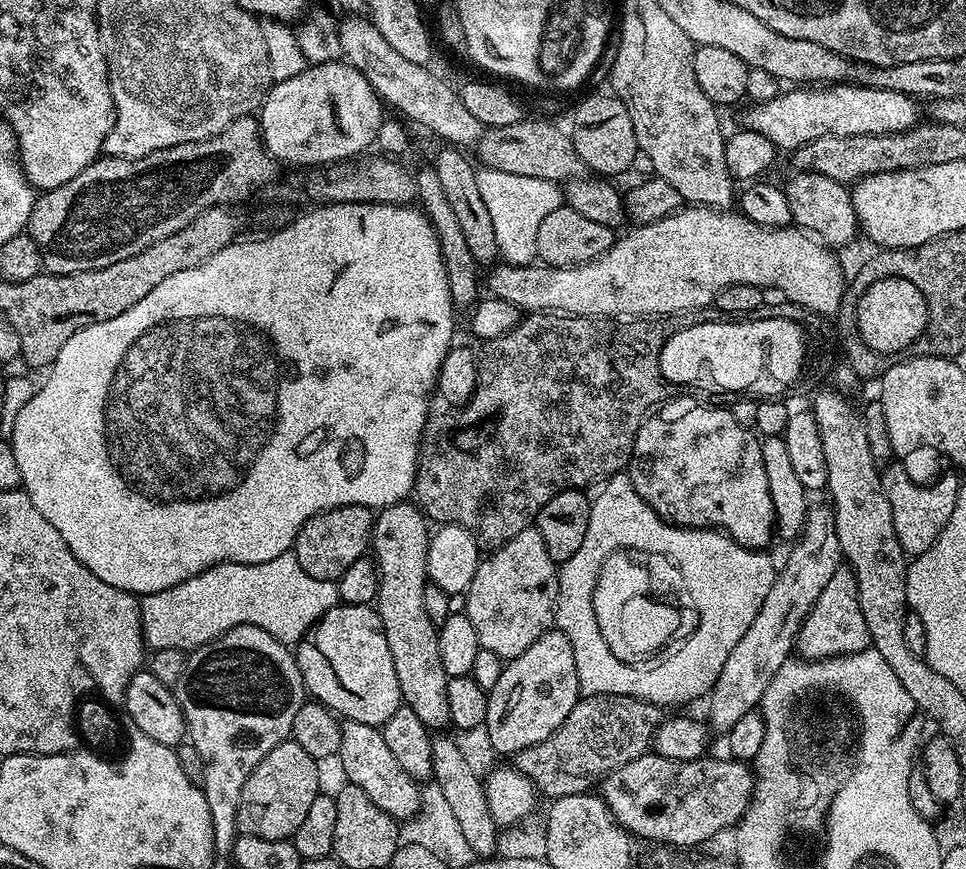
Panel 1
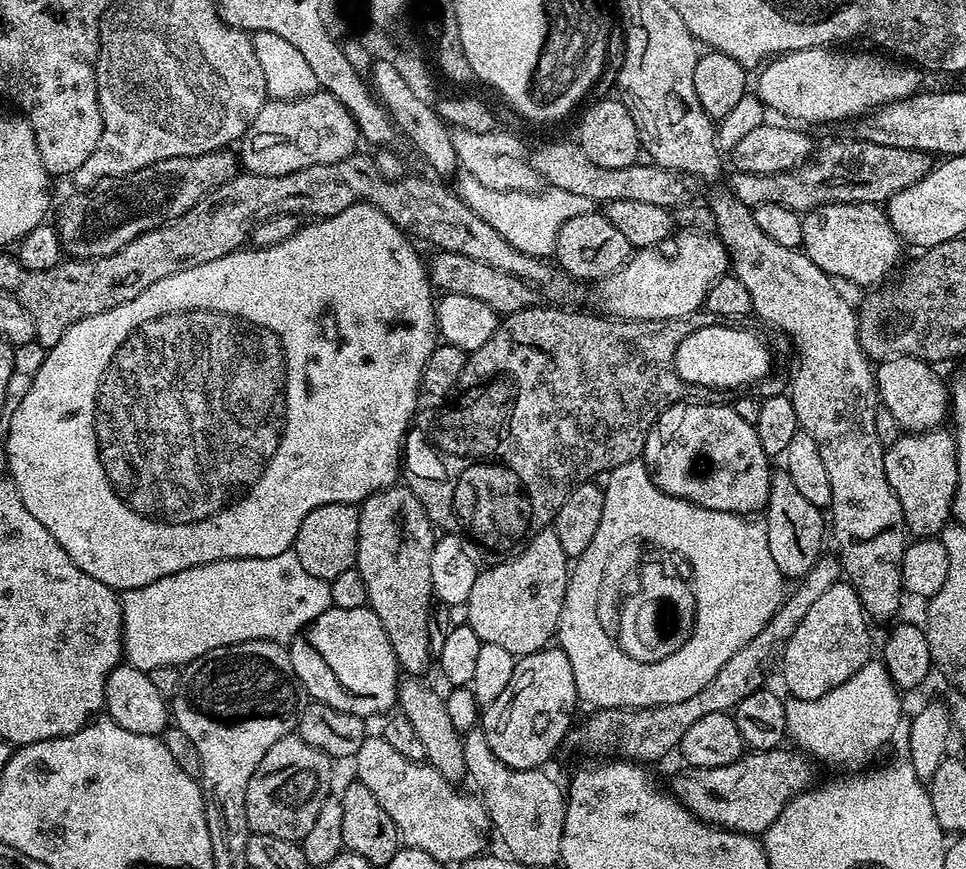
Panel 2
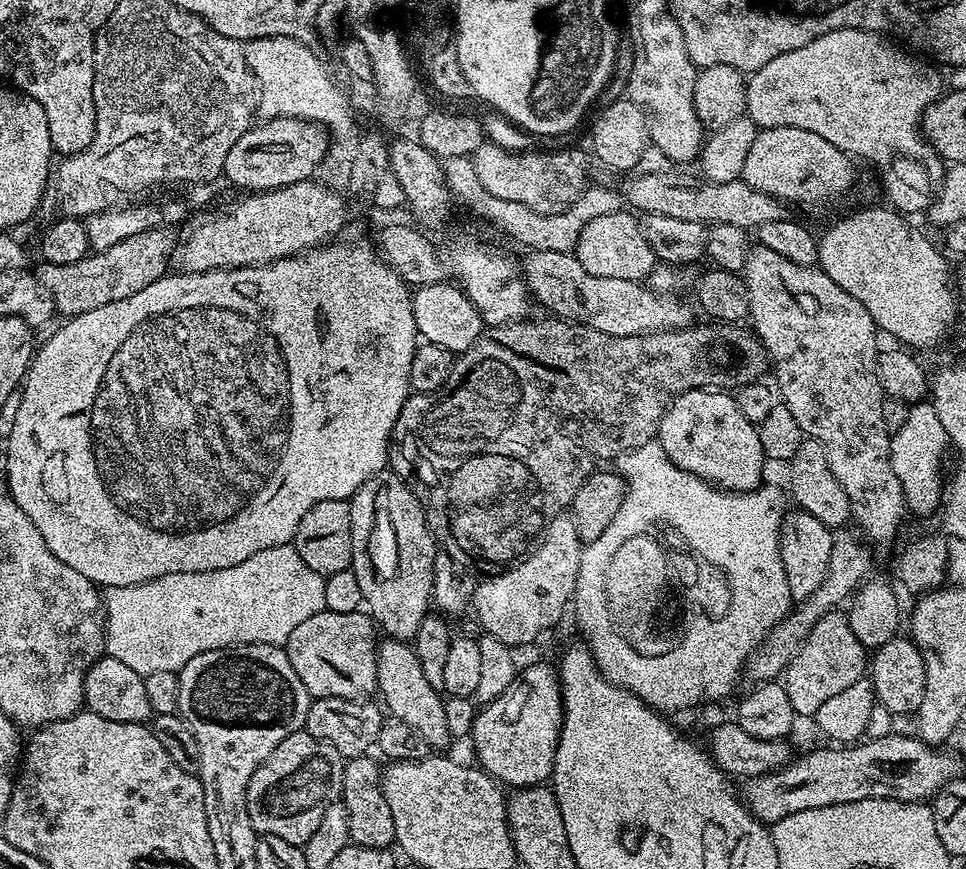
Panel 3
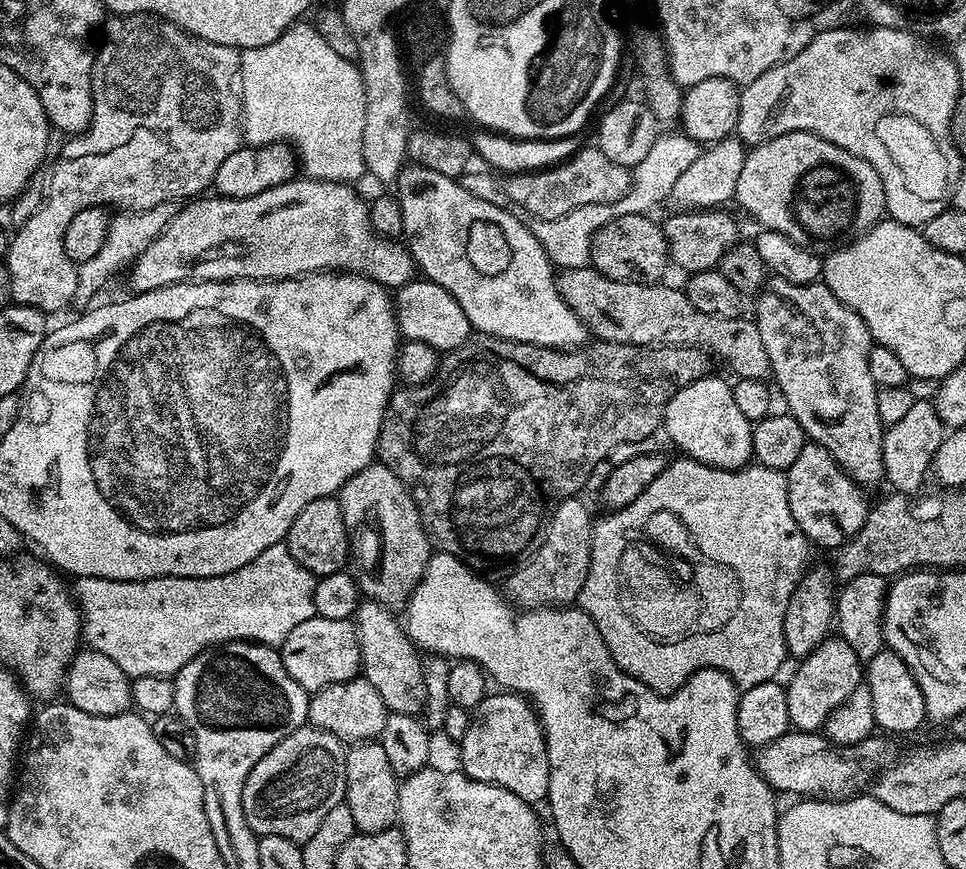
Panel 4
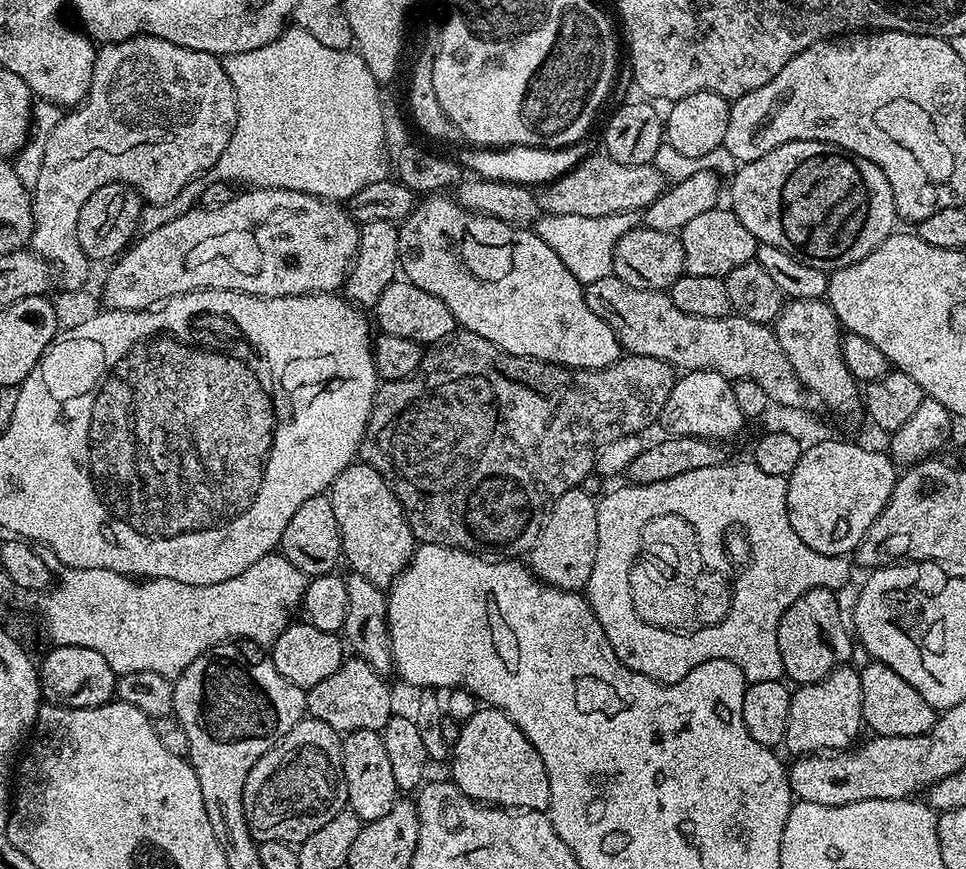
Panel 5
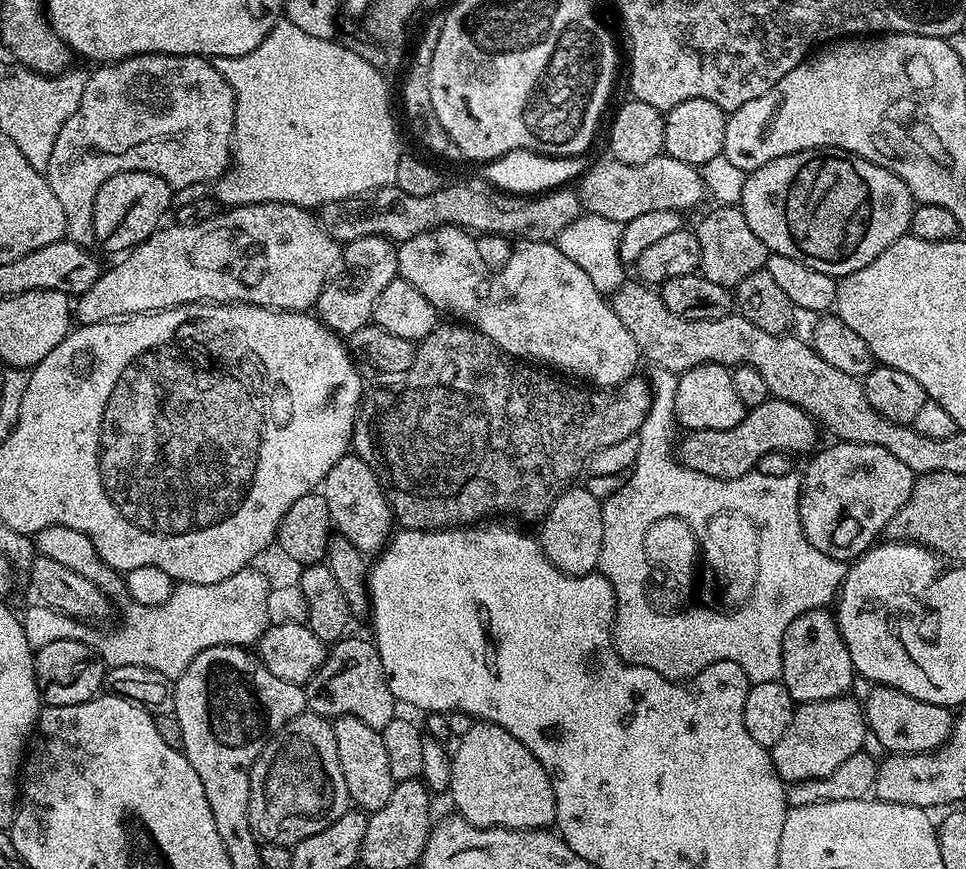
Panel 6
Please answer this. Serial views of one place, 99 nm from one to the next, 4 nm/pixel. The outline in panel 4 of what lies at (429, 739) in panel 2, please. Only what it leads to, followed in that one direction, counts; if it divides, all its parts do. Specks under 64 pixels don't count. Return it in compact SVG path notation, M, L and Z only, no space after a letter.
M361 599L354 623L360 647L360 670L363 679L378 690L389 712L420 716L424 710L426 682L421 653L408 636L405 625L392 617L393 609L376 600Z

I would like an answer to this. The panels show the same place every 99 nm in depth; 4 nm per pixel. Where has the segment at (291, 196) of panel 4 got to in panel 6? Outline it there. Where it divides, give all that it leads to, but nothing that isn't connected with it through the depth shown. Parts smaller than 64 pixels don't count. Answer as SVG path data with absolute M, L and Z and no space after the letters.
M293 204L232 206L197 225L173 223L171 227L156 229L150 238L121 257L116 266L107 267L93 286L75 299L72 314L79 325L111 323L183 304L205 302L253 304L259 308L270 308L273 312L308 312L340 263L341 245L324 233L319 219L309 209Z

